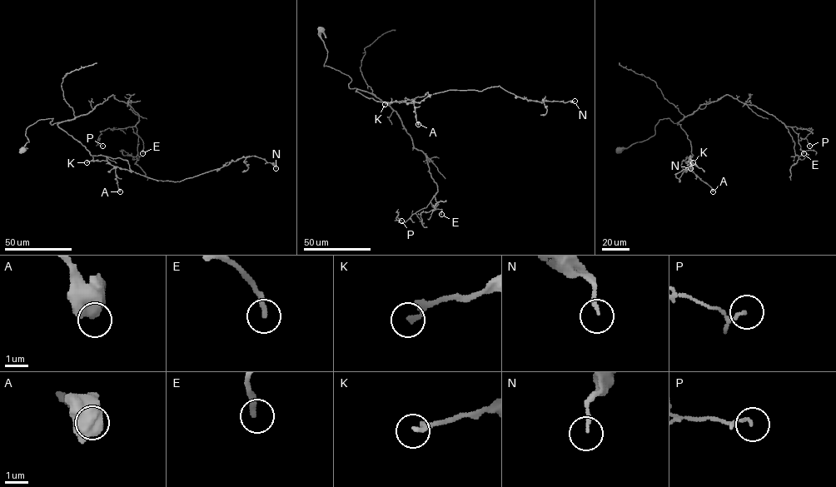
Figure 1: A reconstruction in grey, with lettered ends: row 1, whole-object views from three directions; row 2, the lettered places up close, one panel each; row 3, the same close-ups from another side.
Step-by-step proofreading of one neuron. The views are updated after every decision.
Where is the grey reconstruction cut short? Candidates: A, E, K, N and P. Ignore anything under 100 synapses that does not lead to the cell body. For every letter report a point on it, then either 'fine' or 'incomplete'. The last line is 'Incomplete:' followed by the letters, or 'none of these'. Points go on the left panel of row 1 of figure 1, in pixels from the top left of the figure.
A: place (120, 191); fine
E: place (142, 153); fine
K: place (87, 162); fine
N: place (276, 168); fine
P: place (102, 146); fine
Incomplete: none of these

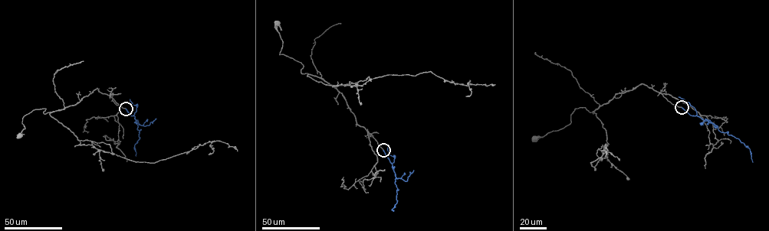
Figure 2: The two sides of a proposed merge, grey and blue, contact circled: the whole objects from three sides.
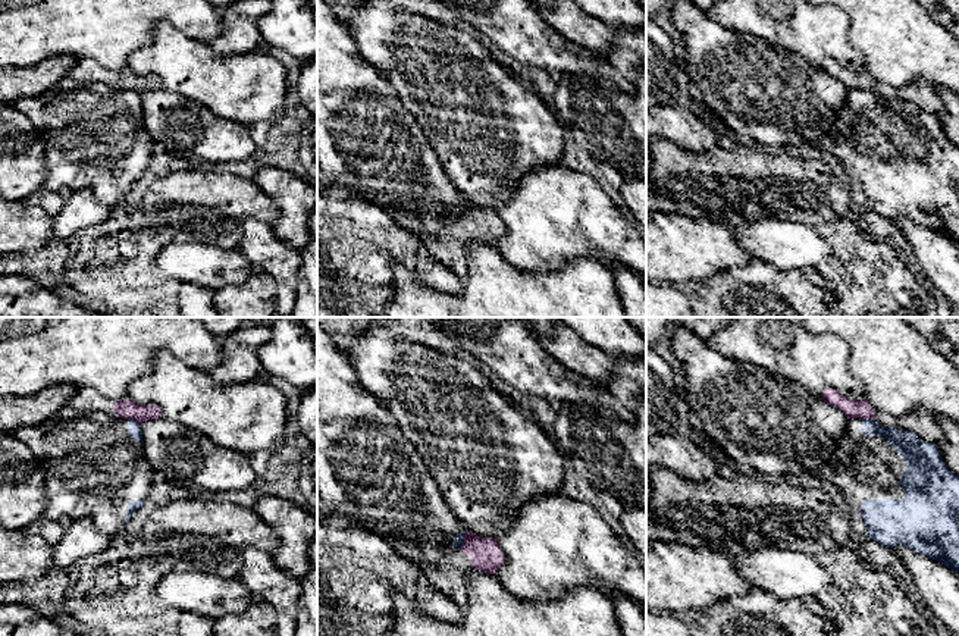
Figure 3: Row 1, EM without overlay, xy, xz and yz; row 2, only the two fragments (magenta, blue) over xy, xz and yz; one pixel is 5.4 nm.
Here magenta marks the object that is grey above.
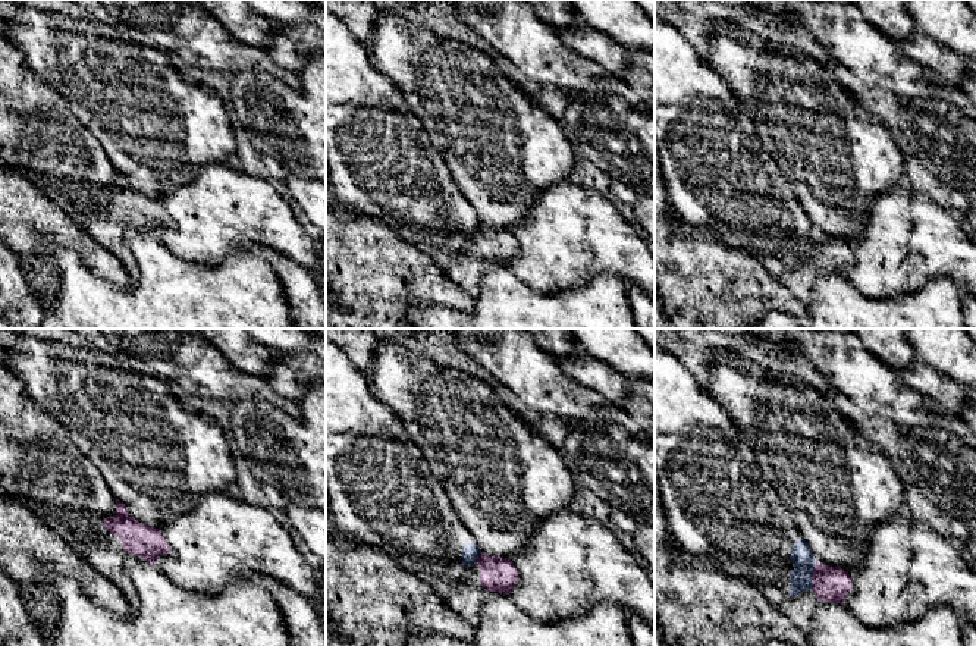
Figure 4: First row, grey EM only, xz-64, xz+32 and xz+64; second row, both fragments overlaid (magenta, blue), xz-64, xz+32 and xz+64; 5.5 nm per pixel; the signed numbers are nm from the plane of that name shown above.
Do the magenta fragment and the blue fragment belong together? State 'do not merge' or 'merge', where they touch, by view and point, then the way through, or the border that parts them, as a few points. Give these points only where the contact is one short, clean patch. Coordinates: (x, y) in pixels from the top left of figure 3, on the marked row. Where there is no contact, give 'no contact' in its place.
do not merge; contact xz (464, 539)

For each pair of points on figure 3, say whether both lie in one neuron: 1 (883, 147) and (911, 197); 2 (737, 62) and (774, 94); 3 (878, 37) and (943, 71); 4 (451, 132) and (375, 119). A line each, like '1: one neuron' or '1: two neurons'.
1: one neuron
2: one neuron
3: one neuron
4: two neurons

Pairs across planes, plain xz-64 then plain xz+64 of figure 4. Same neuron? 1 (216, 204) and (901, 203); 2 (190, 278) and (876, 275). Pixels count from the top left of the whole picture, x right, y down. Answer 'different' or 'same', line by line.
1: same
2: different

